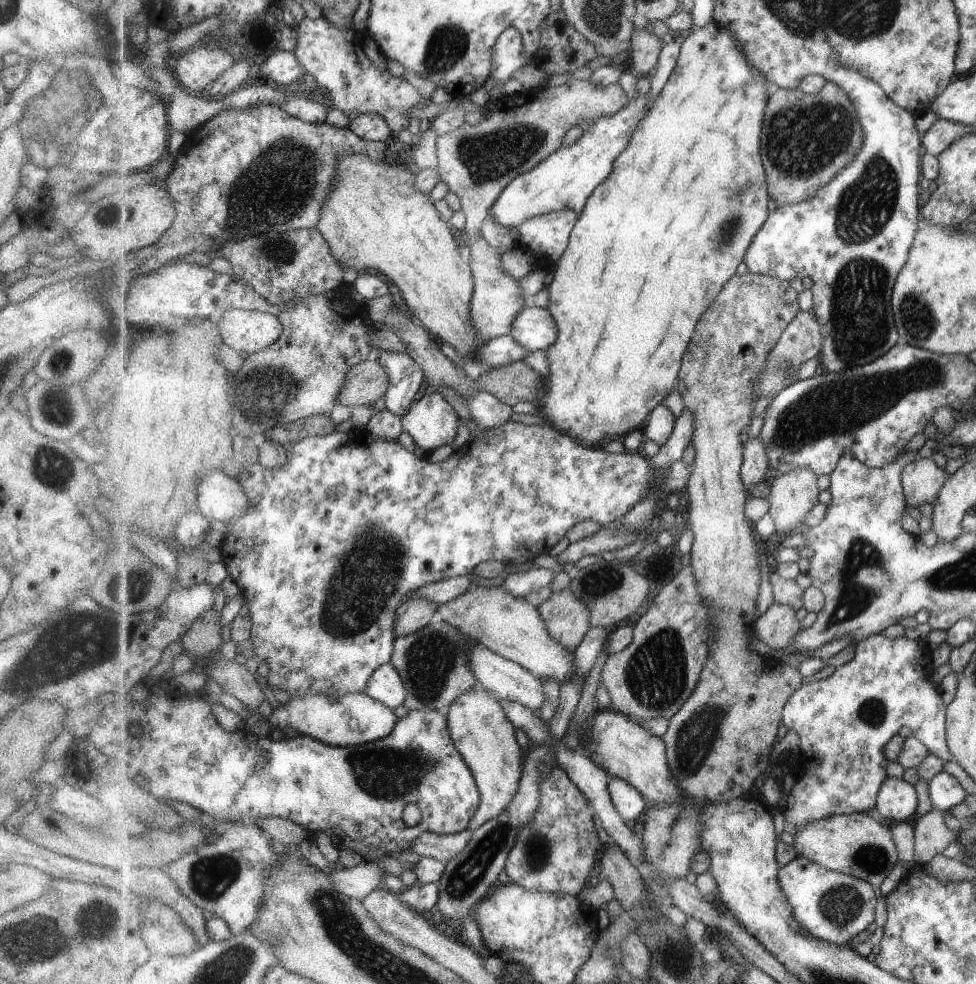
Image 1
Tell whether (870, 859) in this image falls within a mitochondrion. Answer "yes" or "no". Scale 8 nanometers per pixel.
yes

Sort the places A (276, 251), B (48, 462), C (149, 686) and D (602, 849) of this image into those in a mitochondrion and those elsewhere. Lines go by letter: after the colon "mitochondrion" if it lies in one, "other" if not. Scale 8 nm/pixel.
A: mitochondrion
B: mitochondrion
C: other
D: other

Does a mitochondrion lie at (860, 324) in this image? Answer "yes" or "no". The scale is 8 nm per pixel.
yes

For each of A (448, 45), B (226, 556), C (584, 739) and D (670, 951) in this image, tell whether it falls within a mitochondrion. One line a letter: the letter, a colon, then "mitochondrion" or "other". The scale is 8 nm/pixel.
A: mitochondrion
B: other
C: other
D: mitochondrion

